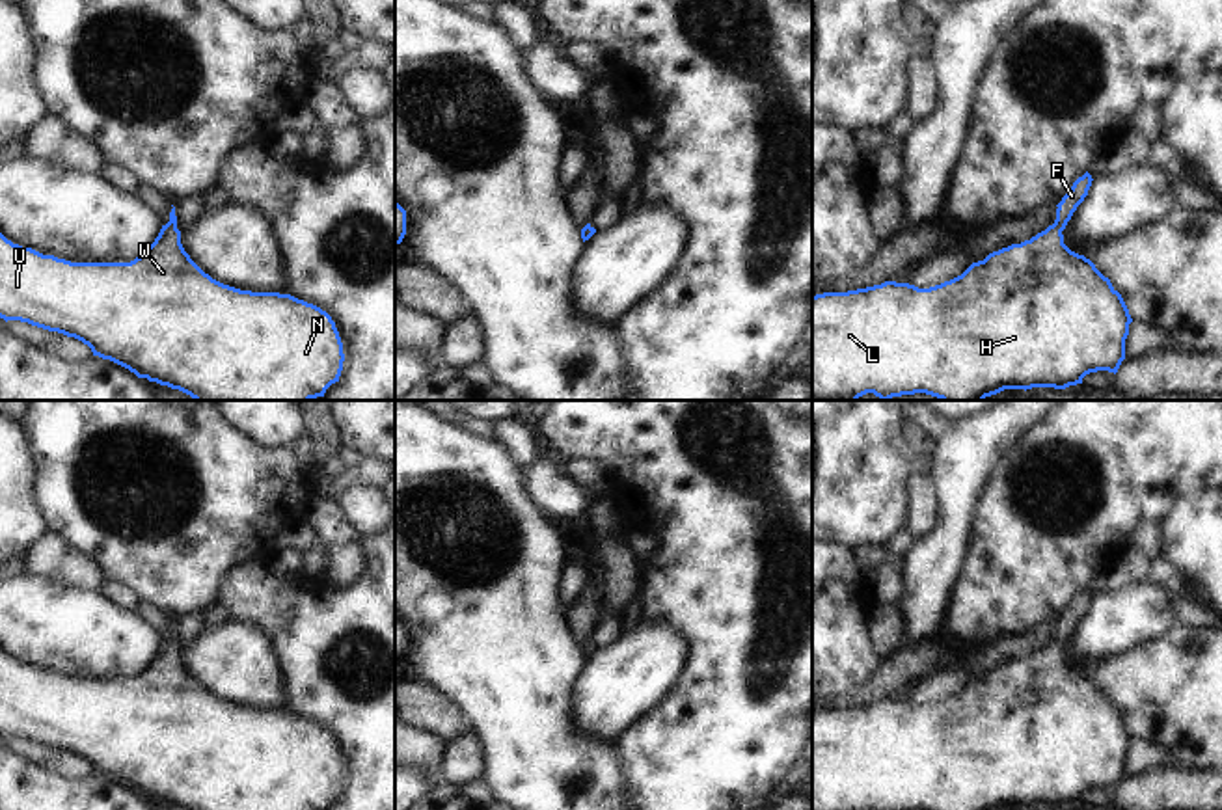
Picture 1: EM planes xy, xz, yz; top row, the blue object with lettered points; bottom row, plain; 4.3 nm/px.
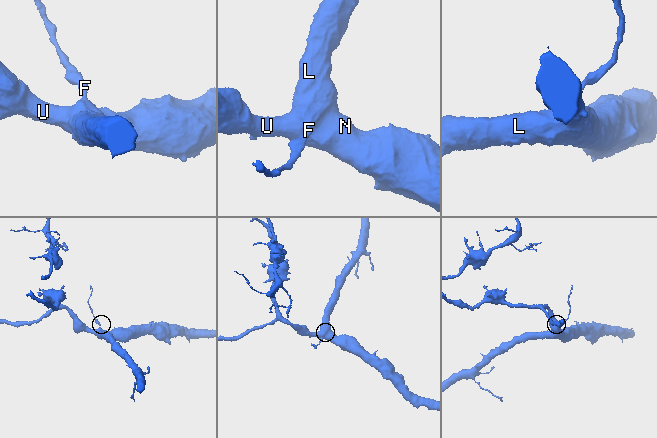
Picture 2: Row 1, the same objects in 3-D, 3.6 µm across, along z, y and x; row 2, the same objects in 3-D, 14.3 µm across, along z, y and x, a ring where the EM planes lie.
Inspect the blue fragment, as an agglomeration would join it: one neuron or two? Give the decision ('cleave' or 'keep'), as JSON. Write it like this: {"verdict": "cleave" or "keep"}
{"verdict": "keep"}

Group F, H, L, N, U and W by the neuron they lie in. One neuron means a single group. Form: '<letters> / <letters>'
F H L N U W

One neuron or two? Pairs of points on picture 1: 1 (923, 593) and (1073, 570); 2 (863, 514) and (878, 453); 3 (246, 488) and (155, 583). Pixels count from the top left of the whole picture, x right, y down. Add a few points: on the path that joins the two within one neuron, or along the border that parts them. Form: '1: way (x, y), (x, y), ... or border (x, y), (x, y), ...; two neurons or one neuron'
1: border (967, 544), (964, 568), (939, 628); two neurons
2: way (863, 499), (863, 468); one neuron
3: way (222, 512), (176, 559); one neuron

